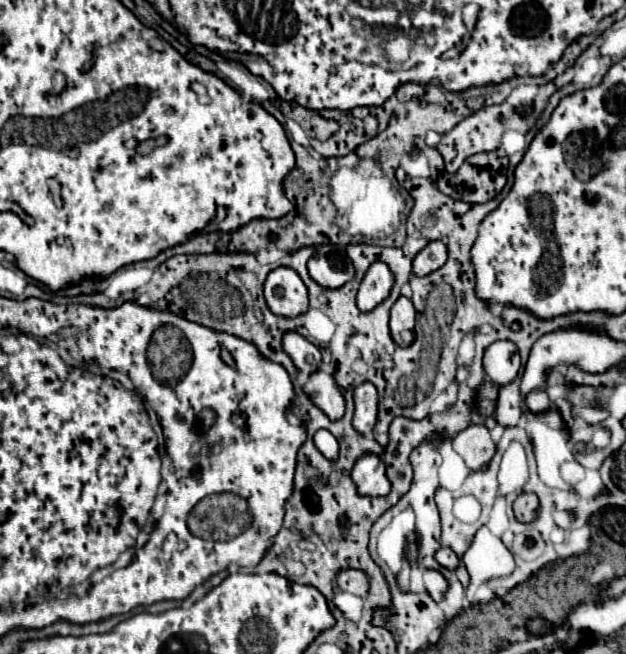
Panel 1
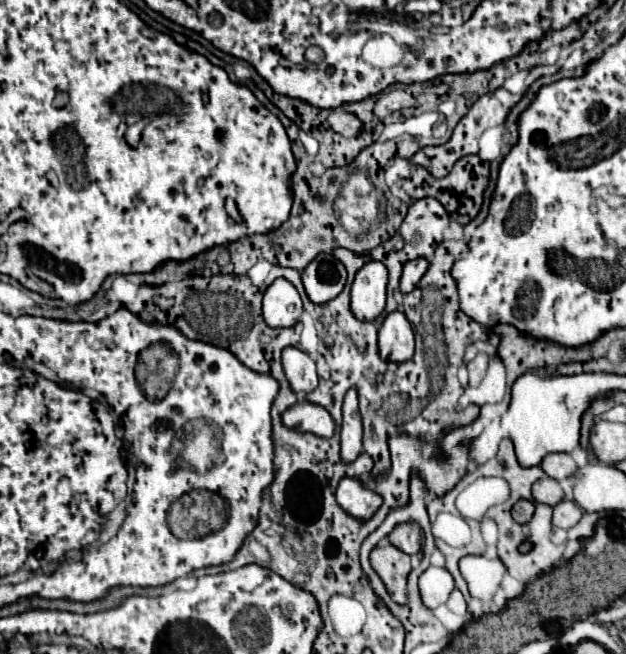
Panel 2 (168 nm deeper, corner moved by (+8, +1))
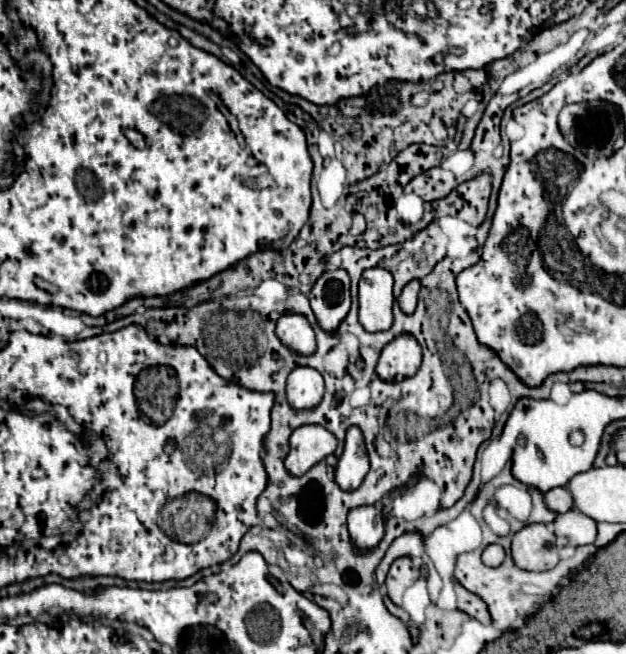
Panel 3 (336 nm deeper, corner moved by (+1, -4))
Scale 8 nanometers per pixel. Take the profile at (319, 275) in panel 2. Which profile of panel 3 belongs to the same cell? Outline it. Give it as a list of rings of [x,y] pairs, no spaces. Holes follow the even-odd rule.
[[[325,270],[309,292],[311,308],[323,330],[333,332],[349,312],[349,274],[345,270]]]

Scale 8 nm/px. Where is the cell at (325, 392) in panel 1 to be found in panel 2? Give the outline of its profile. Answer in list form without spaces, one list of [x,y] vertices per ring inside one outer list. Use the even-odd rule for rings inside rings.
[[[298,401],[294,407],[286,409],[282,415],[282,423],[290,429],[298,429],[302,433],[312,433],[326,439],[334,435],[334,421],[330,413],[320,405],[312,405],[306,401]]]

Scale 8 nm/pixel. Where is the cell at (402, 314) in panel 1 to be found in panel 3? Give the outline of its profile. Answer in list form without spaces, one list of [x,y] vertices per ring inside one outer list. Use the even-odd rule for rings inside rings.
[[[411,334],[395,336],[381,352],[377,374],[383,380],[401,380],[413,376],[421,366],[421,346]]]

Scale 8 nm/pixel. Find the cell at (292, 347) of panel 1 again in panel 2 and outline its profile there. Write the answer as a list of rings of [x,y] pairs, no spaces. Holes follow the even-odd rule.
[[[286,347],[282,351],[282,367],[294,393],[310,393],[318,387],[316,365],[306,353],[294,347]]]

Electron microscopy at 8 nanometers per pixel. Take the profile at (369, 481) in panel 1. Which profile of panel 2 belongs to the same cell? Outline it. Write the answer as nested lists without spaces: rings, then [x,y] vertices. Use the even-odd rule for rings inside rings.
[[[342,479],[336,491],[338,505],[358,521],[370,519],[382,505],[382,497],[366,487],[360,479]]]

